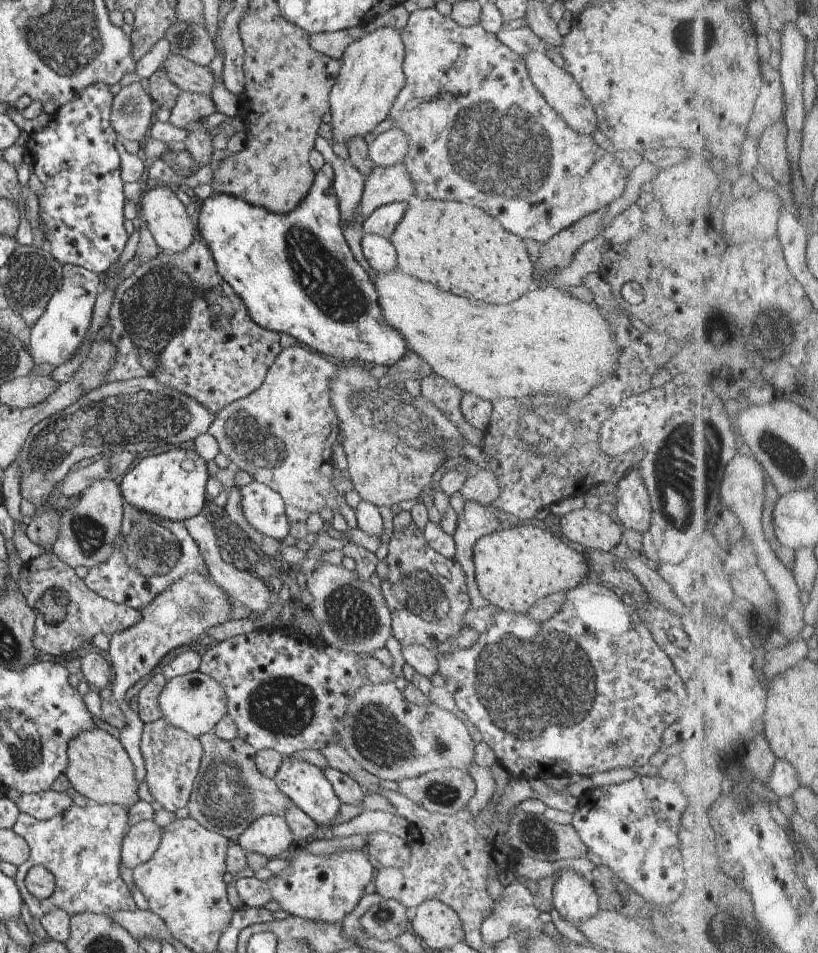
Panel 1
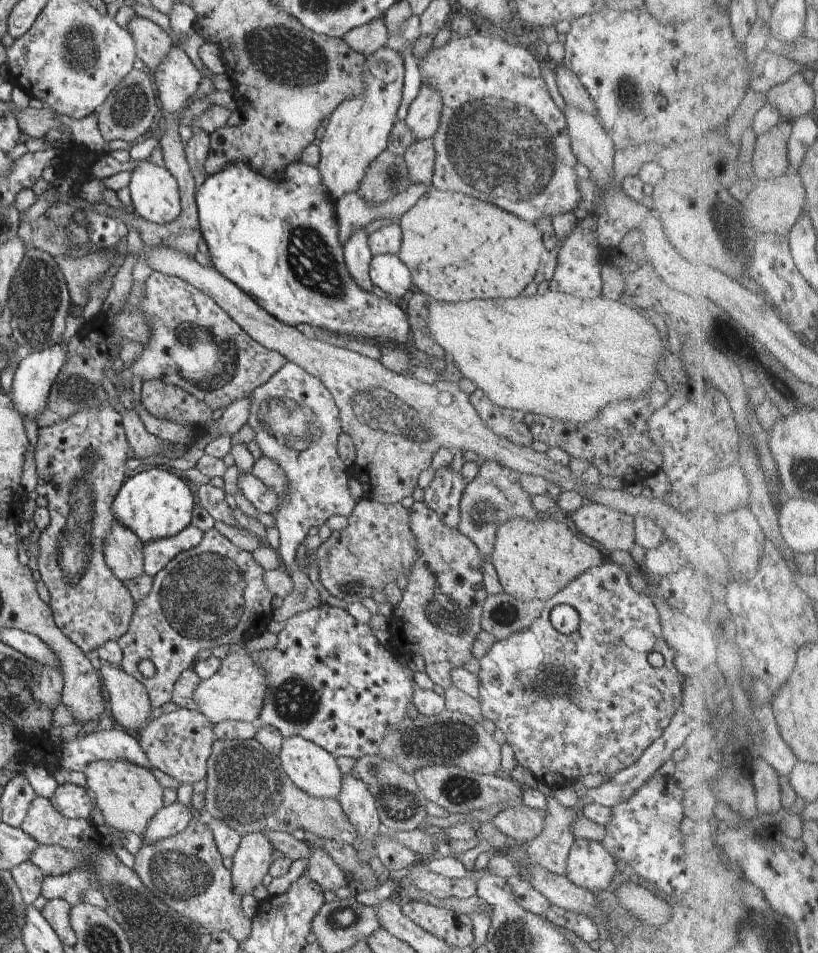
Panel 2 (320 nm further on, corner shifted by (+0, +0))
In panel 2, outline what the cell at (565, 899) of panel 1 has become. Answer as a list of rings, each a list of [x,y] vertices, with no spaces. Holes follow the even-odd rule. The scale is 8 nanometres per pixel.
[[[575,839],[567,856],[567,877],[578,886],[596,893],[610,884],[616,872],[616,859],[601,841]]]

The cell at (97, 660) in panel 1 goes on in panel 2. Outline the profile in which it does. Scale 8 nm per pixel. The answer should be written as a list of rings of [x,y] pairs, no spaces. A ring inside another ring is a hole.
[[[102,664],[99,675],[103,682],[105,697],[109,702],[109,715],[117,726],[137,735],[152,720],[150,715],[154,709],[150,705],[147,688],[132,675],[124,672],[121,667],[114,665]]]

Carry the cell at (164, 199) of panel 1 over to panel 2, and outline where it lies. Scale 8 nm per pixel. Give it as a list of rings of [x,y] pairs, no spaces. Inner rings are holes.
[[[144,159],[131,172],[129,182],[135,213],[150,222],[174,222],[181,211],[179,184],[164,166]]]

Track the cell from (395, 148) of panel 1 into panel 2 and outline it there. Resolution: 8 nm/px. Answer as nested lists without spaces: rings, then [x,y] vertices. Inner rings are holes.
[[[424,81],[418,95],[409,104],[405,118],[407,126],[416,136],[416,140],[427,139],[435,134],[442,109],[441,92]]]

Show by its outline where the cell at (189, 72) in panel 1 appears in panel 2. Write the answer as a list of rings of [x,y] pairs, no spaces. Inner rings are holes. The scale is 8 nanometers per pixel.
[[[146,17],[132,18],[126,28],[134,39],[137,57],[146,64],[147,70],[155,70],[174,41],[158,24]]]

